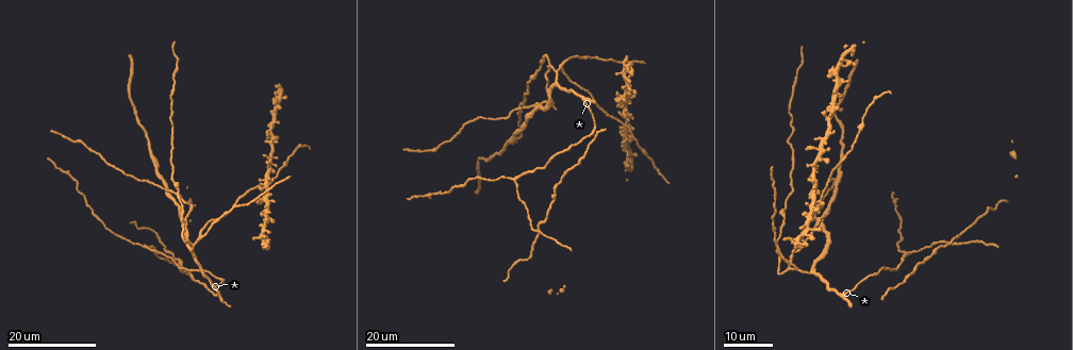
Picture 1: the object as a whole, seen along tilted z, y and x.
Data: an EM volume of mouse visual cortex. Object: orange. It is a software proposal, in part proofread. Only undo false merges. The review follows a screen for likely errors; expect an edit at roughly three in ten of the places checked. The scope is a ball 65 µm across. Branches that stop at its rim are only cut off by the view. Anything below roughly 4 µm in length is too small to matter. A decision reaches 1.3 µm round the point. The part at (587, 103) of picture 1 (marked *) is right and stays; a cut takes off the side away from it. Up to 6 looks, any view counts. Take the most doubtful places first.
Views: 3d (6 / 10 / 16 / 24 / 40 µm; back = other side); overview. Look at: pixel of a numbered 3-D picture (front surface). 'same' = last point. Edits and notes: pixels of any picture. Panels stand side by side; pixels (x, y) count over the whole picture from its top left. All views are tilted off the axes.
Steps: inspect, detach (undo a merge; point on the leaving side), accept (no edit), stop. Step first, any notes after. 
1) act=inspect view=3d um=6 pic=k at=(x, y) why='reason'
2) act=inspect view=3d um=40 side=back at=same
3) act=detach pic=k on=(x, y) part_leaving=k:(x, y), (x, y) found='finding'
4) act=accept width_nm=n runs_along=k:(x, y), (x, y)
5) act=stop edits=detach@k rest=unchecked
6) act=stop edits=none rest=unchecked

act=inspect view=3d um=16 pic=1 at=(516, 184) why='small branch off a trunk'

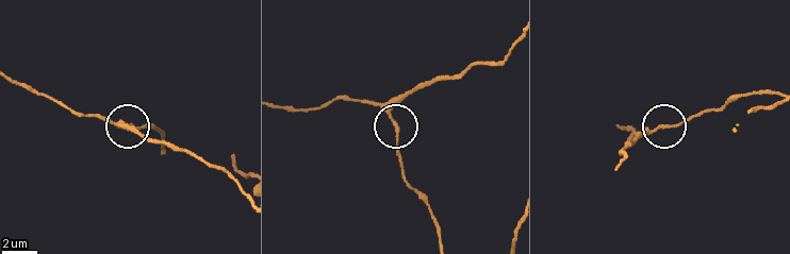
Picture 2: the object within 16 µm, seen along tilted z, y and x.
act=inspect view=3d um=6 pic=2 at=(392, 119) why='closer look'

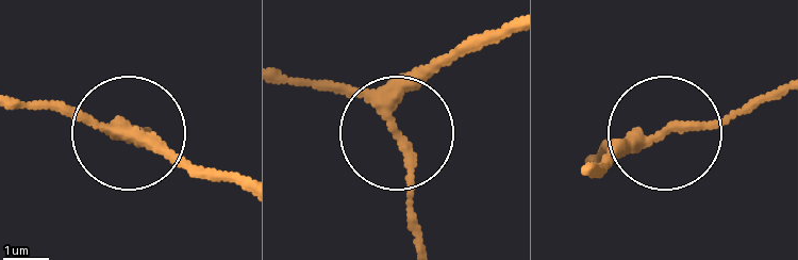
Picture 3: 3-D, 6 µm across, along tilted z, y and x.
act=accept width_nm=240 runs_along=3:(513, 18), (453, 47), (387, 120), (292, 78) found='one neuron here'

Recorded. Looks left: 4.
act=inspect view=3d um=16 pic=1 at=(548, 66) why='arms part here'

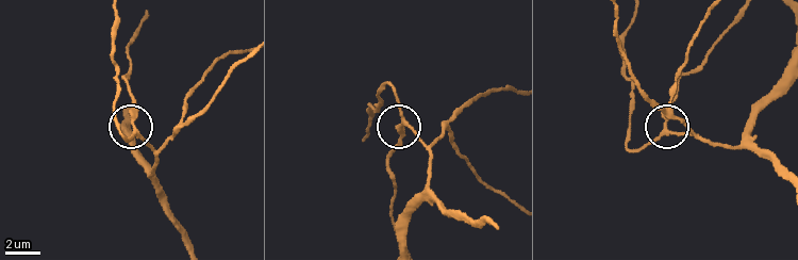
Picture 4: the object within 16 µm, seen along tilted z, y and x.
act=inspect view=3d um=10 pic=4 at=(667, 129)

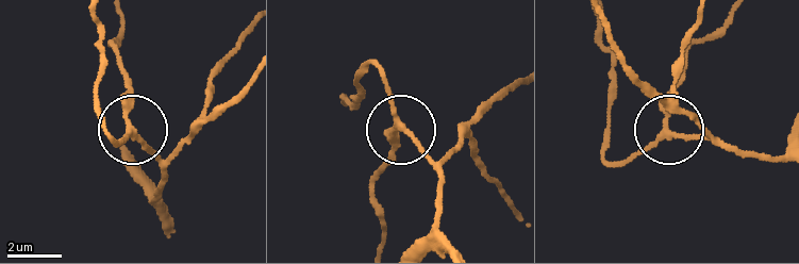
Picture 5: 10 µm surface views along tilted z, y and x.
act=accept width_nm=210 runs_along=5:(170, 233), (153, 200), (159, 162), (131, 125), (129, 73) found='continuous, no second neuron'

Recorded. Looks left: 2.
act=inspect view=3d um=24 pic=1 at=(811, 272) why='four arms meet'

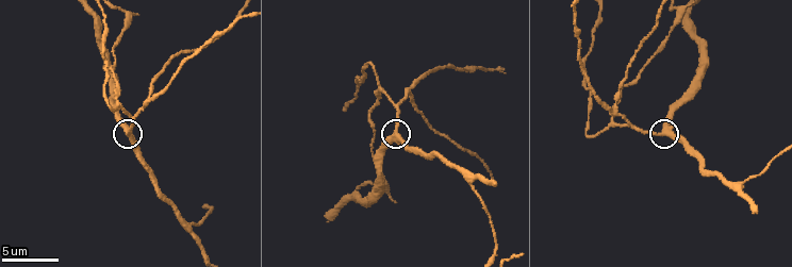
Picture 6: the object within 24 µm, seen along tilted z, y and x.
act=inspect view=3d um=10 pic=6 at=(663, 134)

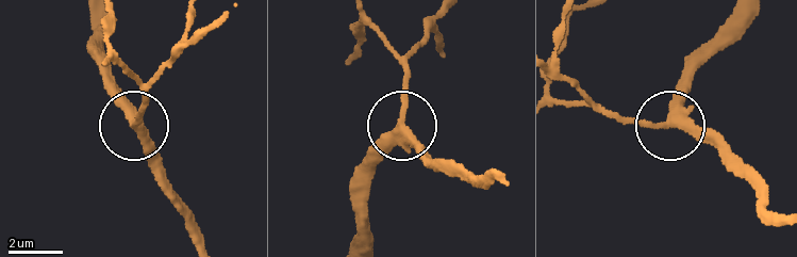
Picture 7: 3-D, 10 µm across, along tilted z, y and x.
act=accept side_arm_um=62 arms=4 found='all the same neuron'

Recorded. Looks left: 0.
act=stop edits=none rest=unchecked

